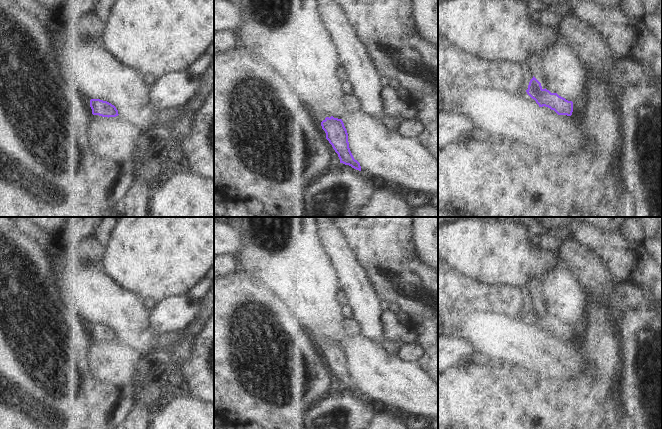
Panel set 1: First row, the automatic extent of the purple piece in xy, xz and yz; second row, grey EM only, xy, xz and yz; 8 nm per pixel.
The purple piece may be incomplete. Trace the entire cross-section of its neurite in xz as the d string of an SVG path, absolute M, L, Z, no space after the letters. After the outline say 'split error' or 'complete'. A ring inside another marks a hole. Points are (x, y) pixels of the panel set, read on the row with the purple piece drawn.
M333 116L326 117L321 122L321 126L326 133L326 139L338 154L340 163L361 171L360 163L354 159L350 151L348 133L342 119L334 118Z; complete

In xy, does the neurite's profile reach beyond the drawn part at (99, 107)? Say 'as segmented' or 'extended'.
as segmented

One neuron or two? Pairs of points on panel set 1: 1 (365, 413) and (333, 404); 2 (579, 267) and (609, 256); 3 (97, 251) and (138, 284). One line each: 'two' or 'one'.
1: one
2: two
3: two

